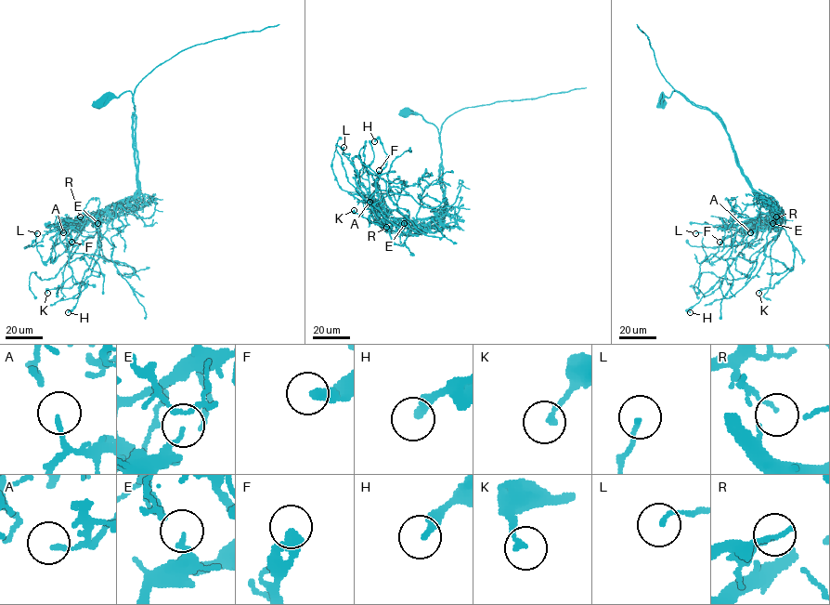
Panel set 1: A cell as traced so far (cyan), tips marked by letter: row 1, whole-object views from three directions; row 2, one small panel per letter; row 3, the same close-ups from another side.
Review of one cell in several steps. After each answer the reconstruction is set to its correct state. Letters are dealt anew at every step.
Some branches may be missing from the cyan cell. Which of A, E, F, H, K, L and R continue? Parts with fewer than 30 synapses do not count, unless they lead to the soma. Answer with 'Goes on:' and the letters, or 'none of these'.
Goes on: none of these

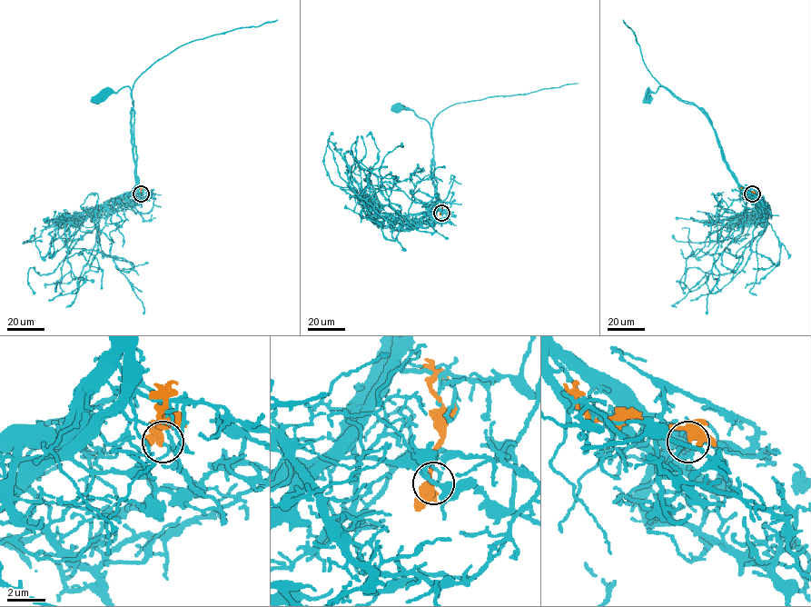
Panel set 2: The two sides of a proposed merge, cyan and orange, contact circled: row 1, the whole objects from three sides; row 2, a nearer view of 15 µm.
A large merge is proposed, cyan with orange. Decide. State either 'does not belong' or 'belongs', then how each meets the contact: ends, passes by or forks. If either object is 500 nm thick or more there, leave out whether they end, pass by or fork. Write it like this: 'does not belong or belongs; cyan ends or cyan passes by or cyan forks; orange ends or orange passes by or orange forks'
does not belong; cyan ends; orange forks

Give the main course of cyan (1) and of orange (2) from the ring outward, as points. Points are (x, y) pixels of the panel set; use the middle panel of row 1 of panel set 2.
1: (441, 212), (432, 209), (437, 183), (429, 124), (411, 110), (398, 107)
2: (441, 212), (442, 201)

